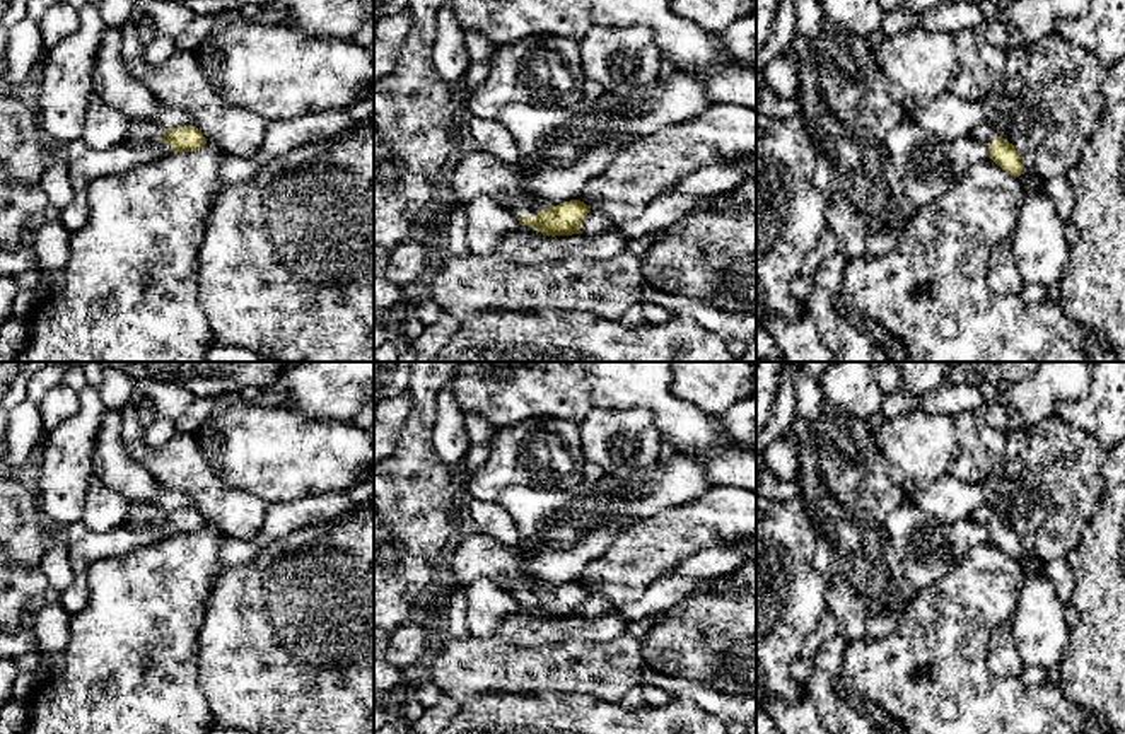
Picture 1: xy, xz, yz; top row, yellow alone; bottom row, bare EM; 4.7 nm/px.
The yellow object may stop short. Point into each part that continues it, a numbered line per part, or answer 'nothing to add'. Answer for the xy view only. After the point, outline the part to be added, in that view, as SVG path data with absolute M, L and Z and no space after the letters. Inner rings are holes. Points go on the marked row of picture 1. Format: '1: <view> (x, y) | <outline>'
1: xy (140, 133) | M145 121L128 125L128 142L135 145L154 145L164 140L164 126Z

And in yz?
1: yz (985, 132) | M985 121L985 123L975 126L970 131L970 137L983 142L988 147L999 137L999 133L995 131L995 128L988 121Z

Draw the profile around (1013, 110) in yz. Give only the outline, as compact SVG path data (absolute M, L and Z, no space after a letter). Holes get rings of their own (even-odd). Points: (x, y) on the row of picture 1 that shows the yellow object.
M1017 73L1006 79L1000 87L992 89L980 104L999 137L1012 143L1019 152L1024 189L1028 193L1043 189L1043 181L1035 167L1035 152L1045 131L1033 90Z

